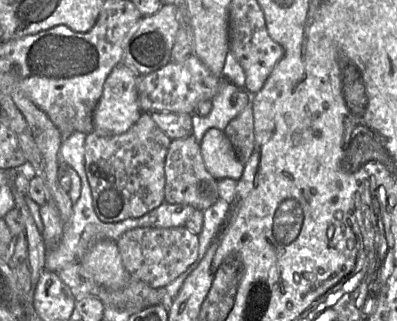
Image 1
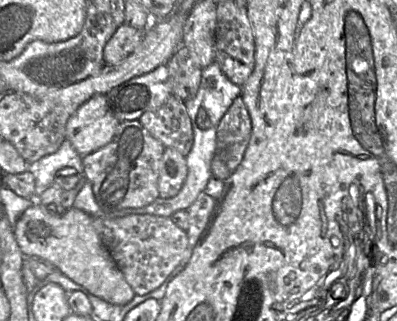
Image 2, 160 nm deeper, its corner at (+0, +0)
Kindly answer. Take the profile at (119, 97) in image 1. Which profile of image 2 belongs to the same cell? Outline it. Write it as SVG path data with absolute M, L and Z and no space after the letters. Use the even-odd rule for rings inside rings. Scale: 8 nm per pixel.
M95 94L69 118L66 140L83 157L108 144L119 123L109 108L106 94Z

